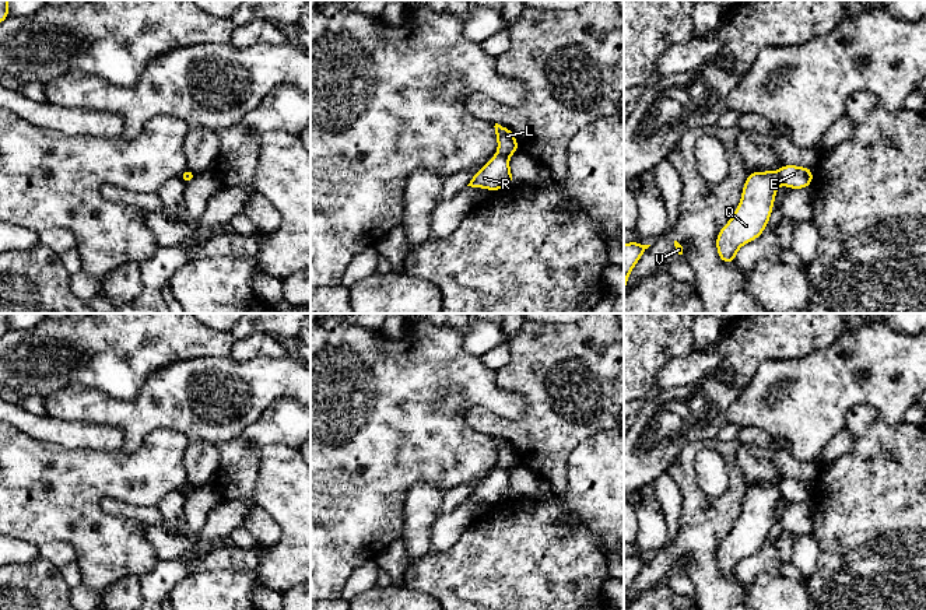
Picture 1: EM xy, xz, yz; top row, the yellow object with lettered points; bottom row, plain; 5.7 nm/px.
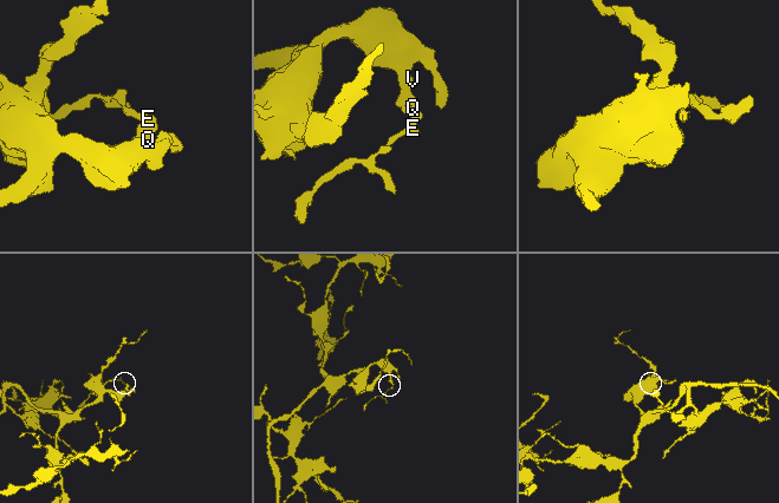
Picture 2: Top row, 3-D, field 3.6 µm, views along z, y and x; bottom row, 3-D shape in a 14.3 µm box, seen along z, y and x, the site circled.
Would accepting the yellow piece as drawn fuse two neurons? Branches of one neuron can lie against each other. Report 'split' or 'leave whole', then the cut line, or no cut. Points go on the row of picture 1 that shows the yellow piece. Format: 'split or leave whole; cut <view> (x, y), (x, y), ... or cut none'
split; cut xz (497, 153), (507, 157)

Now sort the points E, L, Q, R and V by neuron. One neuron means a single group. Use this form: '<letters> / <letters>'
E R / L Q V

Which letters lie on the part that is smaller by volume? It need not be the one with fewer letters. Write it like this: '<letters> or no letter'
E, R

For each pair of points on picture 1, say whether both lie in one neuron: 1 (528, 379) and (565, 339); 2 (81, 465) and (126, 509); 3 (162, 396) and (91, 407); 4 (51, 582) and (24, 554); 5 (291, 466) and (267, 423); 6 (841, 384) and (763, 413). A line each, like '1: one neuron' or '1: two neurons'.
1: one neuron
2: two neurons
3: one neuron
4: two neurons
5: two neurons
6: one neuron

